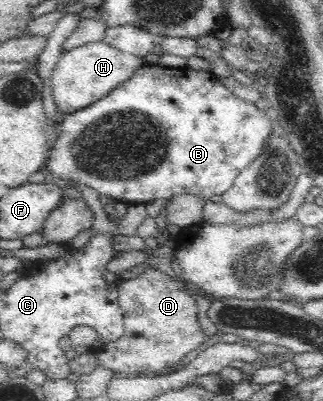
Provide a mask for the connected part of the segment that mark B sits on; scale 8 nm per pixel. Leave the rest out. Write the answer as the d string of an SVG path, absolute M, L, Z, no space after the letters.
M143 64L135 69L131 78L116 86L107 96L100 98L83 110L66 114L58 128L57 138L46 152L42 164L44 171L42 172L47 181L51 181L51 178L57 178L57 180L65 182L69 180L78 182L81 186L88 186L91 190L99 192L100 195L111 197L114 201L122 201L123 203L147 203L157 199L168 202L172 197L185 194L192 194L208 200L229 190L237 175L265 152L275 123L271 112L260 110L256 104L247 103L233 95L231 90L225 87L223 80L211 73L211 70L193 70L187 66L181 69L169 69L160 65Z

